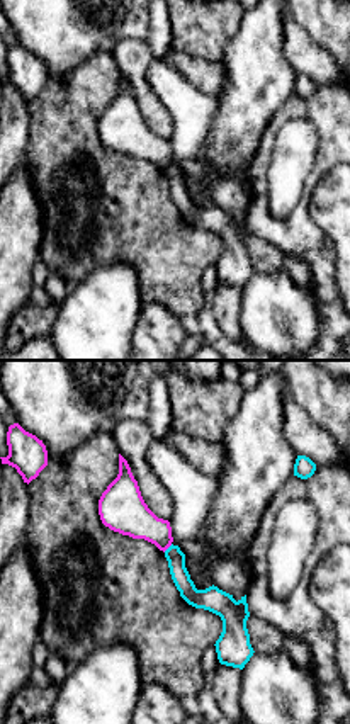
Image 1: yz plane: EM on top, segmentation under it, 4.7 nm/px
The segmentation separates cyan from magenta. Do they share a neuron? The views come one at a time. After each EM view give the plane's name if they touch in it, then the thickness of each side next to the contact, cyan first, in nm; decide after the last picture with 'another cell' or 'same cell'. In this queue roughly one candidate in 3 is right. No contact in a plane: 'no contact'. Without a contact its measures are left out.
meets cyan in yz; 90 nm thick on the cyan side, 200 nm on the other

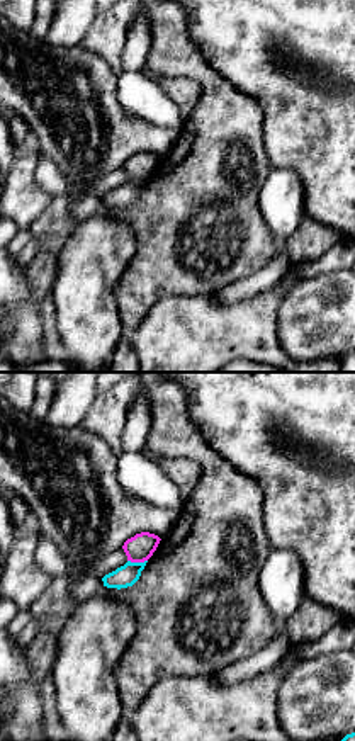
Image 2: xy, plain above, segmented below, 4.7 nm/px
meets cyan in xy; 100 nm thick on the cyan side, 130 nm on the other

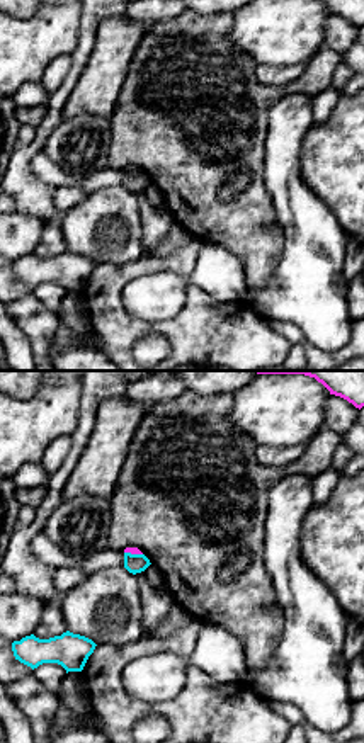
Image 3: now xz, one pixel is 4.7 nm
meets cyan in xz; 100 nm thick on the cyan side, 30 nm on the other

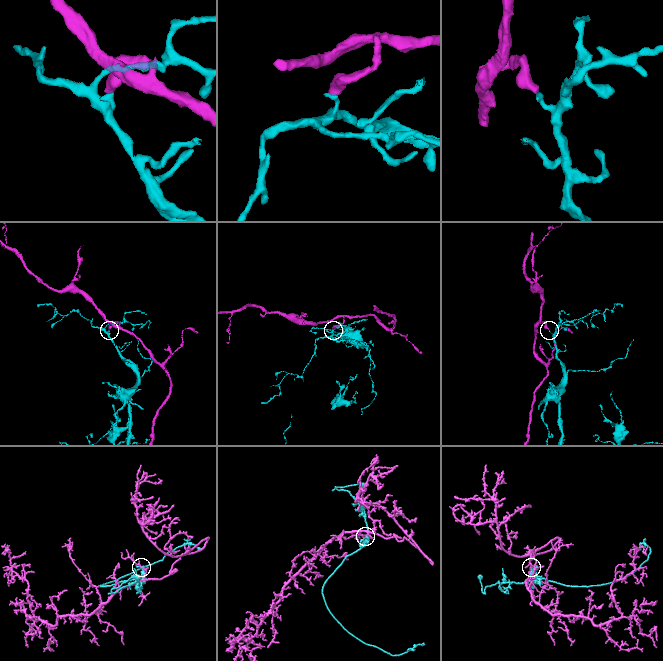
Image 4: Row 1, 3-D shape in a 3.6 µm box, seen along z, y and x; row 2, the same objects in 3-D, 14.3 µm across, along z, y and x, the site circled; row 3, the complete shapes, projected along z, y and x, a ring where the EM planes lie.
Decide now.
another cell

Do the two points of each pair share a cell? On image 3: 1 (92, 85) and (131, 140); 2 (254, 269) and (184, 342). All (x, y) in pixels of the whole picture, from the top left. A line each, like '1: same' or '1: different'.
1: different
2: different

